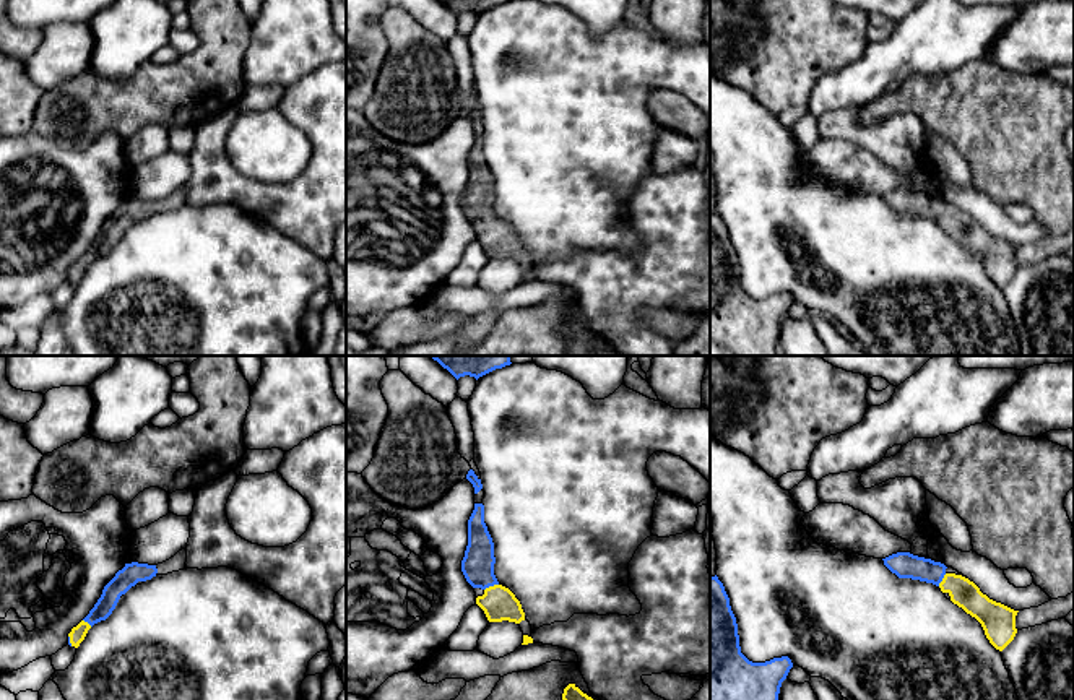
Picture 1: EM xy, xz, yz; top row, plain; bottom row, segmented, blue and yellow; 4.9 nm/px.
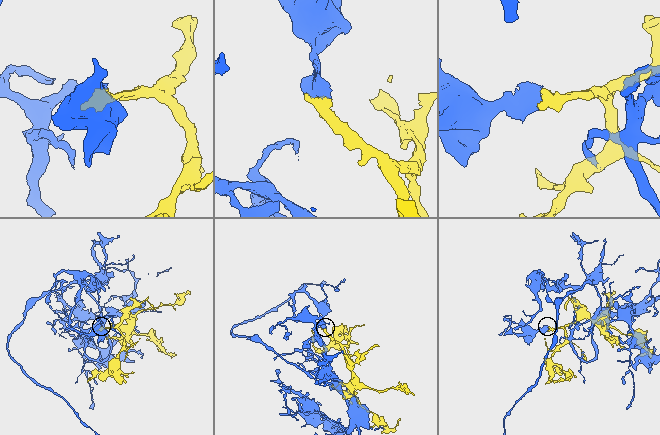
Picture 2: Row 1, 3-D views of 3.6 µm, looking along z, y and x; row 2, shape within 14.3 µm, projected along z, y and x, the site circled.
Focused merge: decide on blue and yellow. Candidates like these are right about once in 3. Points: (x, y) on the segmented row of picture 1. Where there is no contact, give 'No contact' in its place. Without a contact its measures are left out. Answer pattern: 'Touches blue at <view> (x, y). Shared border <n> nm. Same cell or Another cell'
Touches blue at xz (491, 585). Shared border 80 nm. Same cell

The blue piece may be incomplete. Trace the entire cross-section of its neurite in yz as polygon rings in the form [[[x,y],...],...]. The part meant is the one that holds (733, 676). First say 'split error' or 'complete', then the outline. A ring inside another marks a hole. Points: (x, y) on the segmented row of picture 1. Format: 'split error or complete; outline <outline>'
complete; outline [[[710,577],[710,700],[778,700],[793,663],[788,656],[752,663],[739,646],[738,624],[718,577]]]

